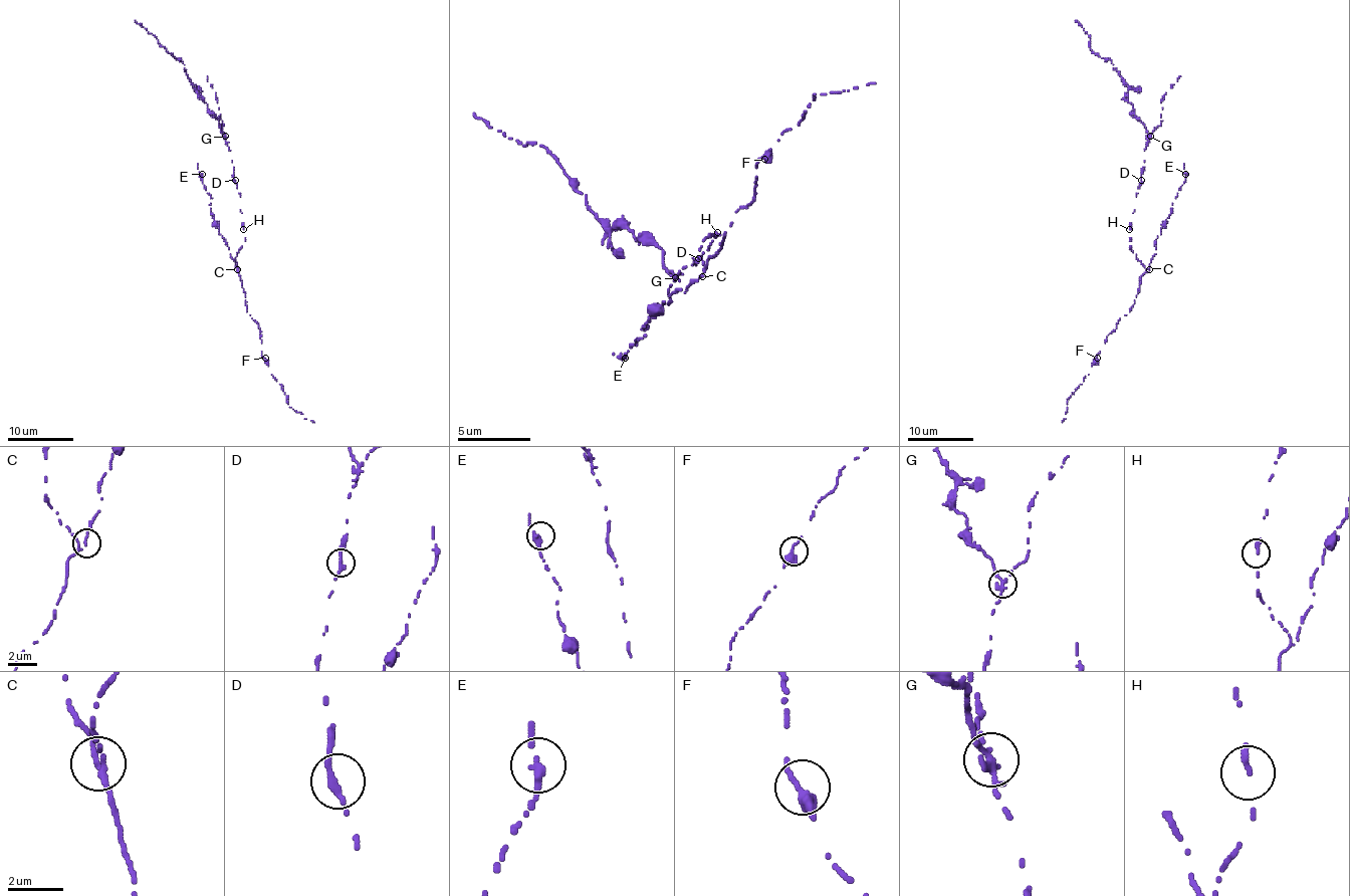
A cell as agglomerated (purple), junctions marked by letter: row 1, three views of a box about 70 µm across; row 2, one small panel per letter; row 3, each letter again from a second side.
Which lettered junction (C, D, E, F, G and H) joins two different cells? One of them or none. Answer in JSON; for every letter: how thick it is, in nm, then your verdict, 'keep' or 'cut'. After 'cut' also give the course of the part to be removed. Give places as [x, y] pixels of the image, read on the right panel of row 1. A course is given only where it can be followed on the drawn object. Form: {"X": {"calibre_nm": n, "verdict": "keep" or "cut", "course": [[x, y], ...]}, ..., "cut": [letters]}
{"C": {"calibre_nm": 140, "verdict": "keep"}, "D": {"calibre_nm": 280, "verdict": "keep"}, "E": {"calibre_nm": 280, "verdict": "keep"}, "F": {"calibre_nm": 340, "verdict": "keep"}, "G": {"calibre_nm": 240, "verdict": "cut", "course": [[1149, 136], [1134, 118], [1128, 87], [1111, 61], [1090, 48], [1090, 36], [1075, 20]]}, "H": {"calibre_nm": 280, "verdict": "keep"}, "cut": ["G"]}

